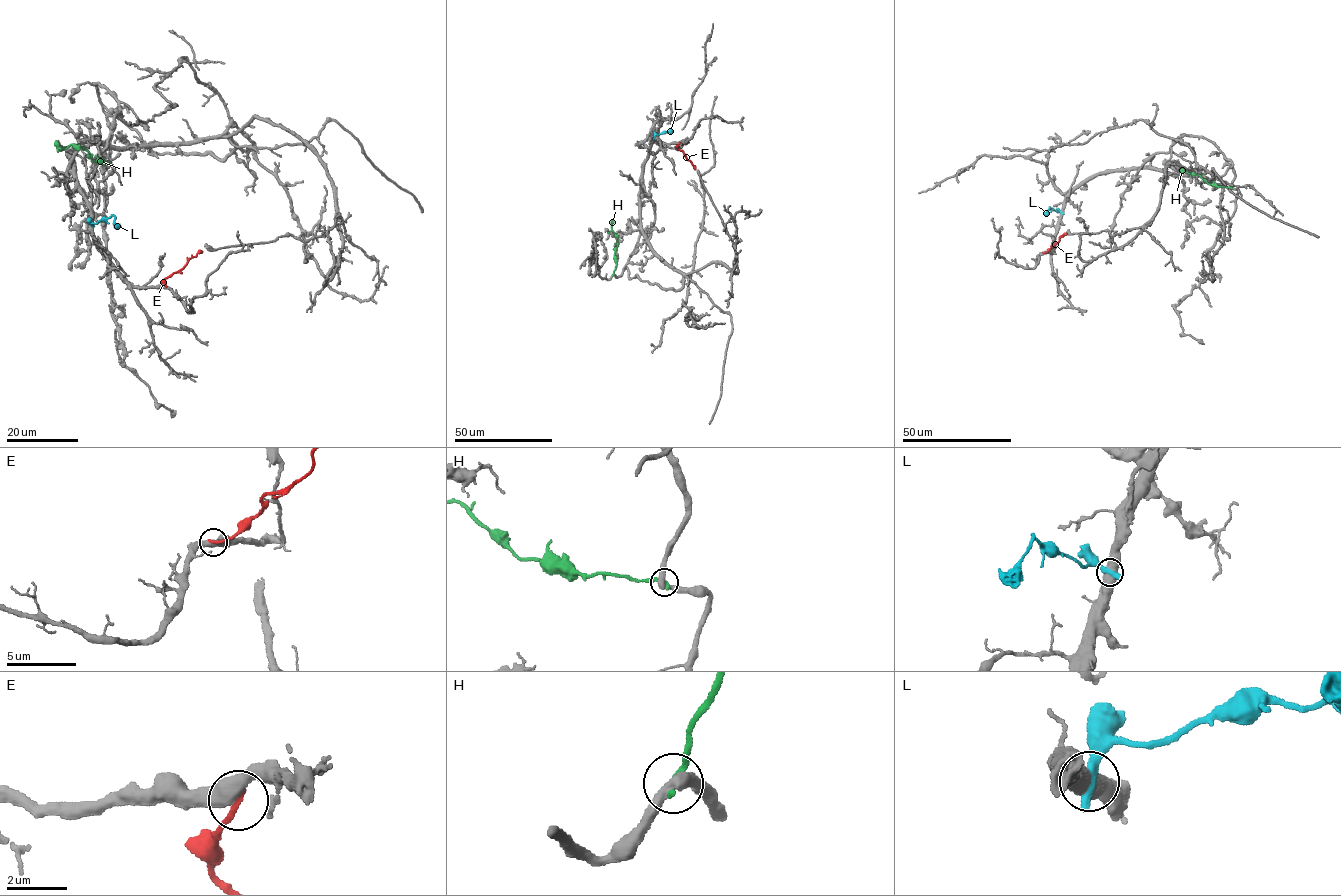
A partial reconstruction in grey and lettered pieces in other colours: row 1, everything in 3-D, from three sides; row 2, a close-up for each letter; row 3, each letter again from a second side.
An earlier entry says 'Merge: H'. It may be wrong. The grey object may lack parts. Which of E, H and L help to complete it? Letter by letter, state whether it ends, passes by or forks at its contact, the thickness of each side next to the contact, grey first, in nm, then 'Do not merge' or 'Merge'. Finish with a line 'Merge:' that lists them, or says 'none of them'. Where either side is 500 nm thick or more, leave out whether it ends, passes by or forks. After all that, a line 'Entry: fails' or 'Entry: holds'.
E: It ends there. Thickness 480 nm (grey) against 220 nm. Do not merge
H: It ends there. Thickness 400 nm (grey) against 280 nm. Merge
L: Thickness 600 nm (grey) against 440 nm. Do not merge
Merge: H
Entry: holds

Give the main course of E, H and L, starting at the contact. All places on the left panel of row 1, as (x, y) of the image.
E: (166, 286), (165, 278), (202, 251)
H: (109, 163), (92, 160), (84, 147), (57, 146), (57, 142)
L: (92, 224), (112, 215), (120, 228)

